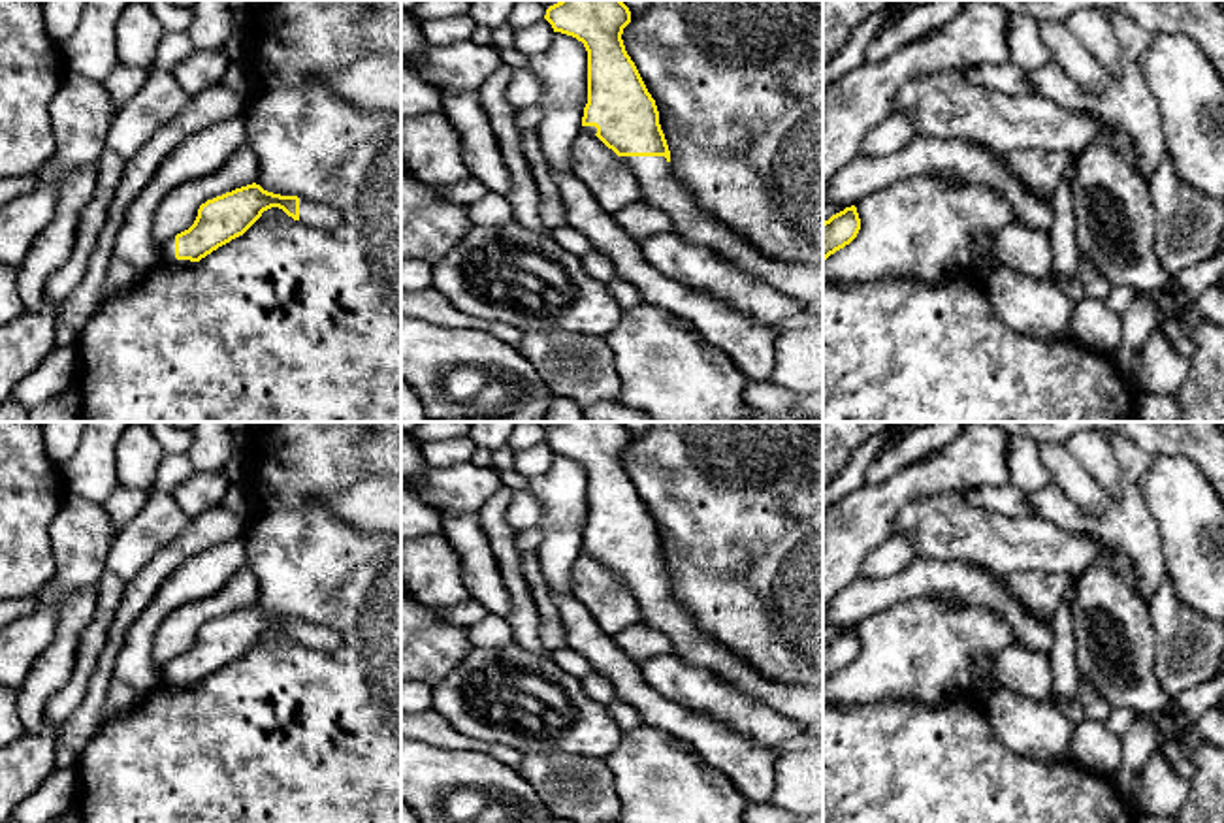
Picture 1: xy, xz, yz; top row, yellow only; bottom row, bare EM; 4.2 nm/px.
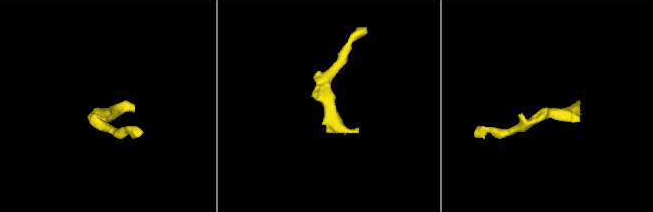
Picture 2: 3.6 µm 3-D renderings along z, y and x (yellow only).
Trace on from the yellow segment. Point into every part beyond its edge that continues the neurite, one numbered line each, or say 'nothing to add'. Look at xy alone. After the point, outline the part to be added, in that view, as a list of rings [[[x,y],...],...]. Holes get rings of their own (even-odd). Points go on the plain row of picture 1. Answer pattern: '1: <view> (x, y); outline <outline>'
1: xy (168, 671); outline [[[175,659],[168,661],[168,663],[162,667],[160,682],[164,682],[164,684],[168,684],[168,686],[181,686],[181,687],[194,686],[194,684],[190,684],[190,682],[177,682],[177,680],[175,680]]]

